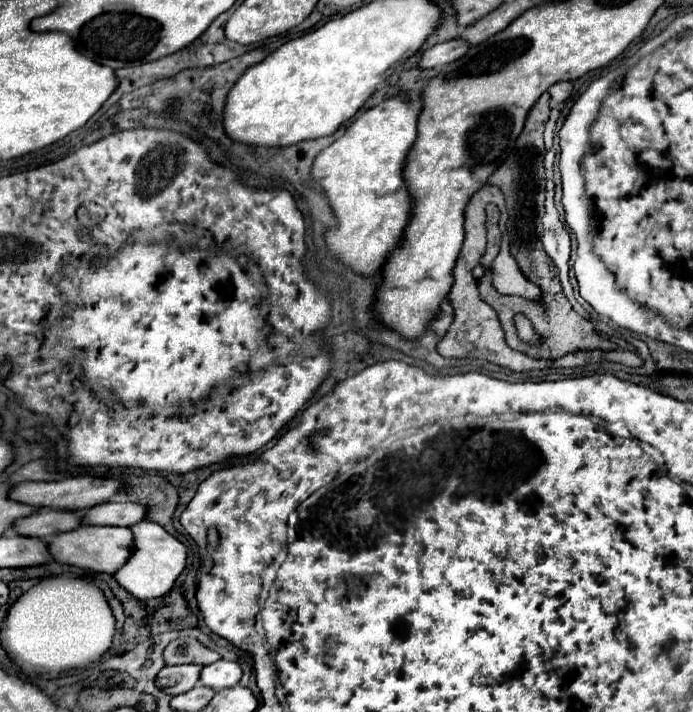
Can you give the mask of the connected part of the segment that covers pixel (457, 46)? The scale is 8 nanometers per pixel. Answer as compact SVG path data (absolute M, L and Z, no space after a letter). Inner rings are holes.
M451 39L451 41L445 41L445 43L433 45L431 49L421 53L417 67L419 69L431 69L431 67L447 65L447 63L463 57L463 53L467 53L467 49L469 49L469 45L461 39Z

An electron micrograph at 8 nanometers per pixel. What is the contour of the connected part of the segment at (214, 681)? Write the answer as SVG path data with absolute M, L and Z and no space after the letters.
M219 659L217 663L203 667L199 683L205 685L205 687L211 687L215 691L221 691L221 689L227 689L227 687L235 687L239 683L241 675L243 675L243 671L241 671L239 663Z

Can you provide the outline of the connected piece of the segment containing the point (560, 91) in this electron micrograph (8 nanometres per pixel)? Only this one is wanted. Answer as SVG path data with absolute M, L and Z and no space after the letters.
M565 81L565 83L557 83L549 89L549 97L551 97L551 105L557 105L561 101L565 101L569 95L571 95L571 89L573 89L573 83Z

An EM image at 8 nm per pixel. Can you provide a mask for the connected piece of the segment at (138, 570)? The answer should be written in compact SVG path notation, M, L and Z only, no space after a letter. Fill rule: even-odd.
M147 519L131 527L131 531L135 535L133 555L113 577L121 587L125 587L137 599L153 599L153 597L167 595L173 589L175 579L185 569L187 549L173 535L169 535L161 525Z

